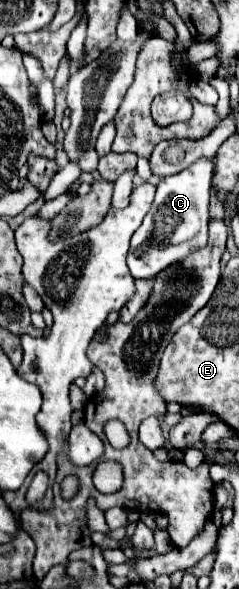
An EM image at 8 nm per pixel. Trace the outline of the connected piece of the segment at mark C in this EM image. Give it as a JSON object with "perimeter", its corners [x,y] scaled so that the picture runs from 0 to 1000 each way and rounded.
{"perimeter":[[[841,267],[841,273],[816,273],[774,290],[657,311],[640,355],[556,399],[531,433],[531,453],[565,474],[632,474],[657,460],[724,450],[724,443],[757,443],[757,436],[782,436],[808,430],[808,423],[841,423],[841,416],[858,416],[883,301],[891,270]]]}

